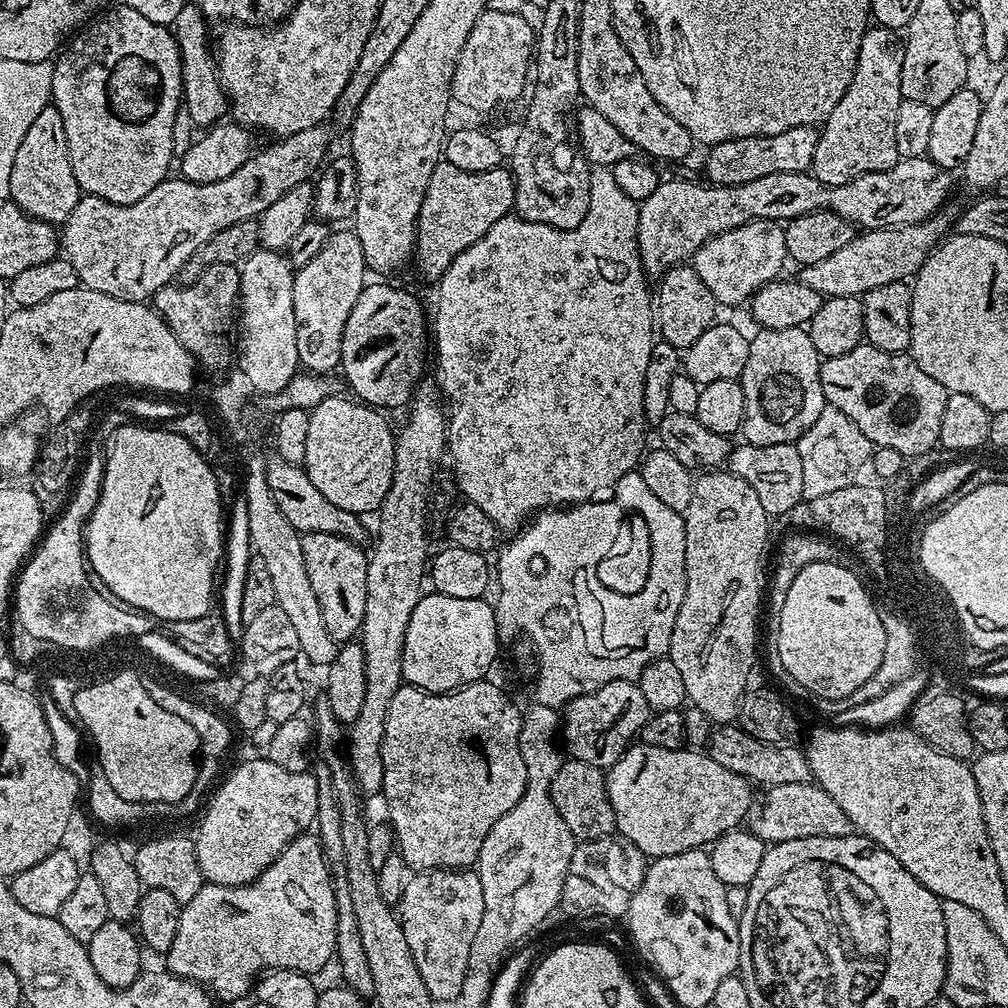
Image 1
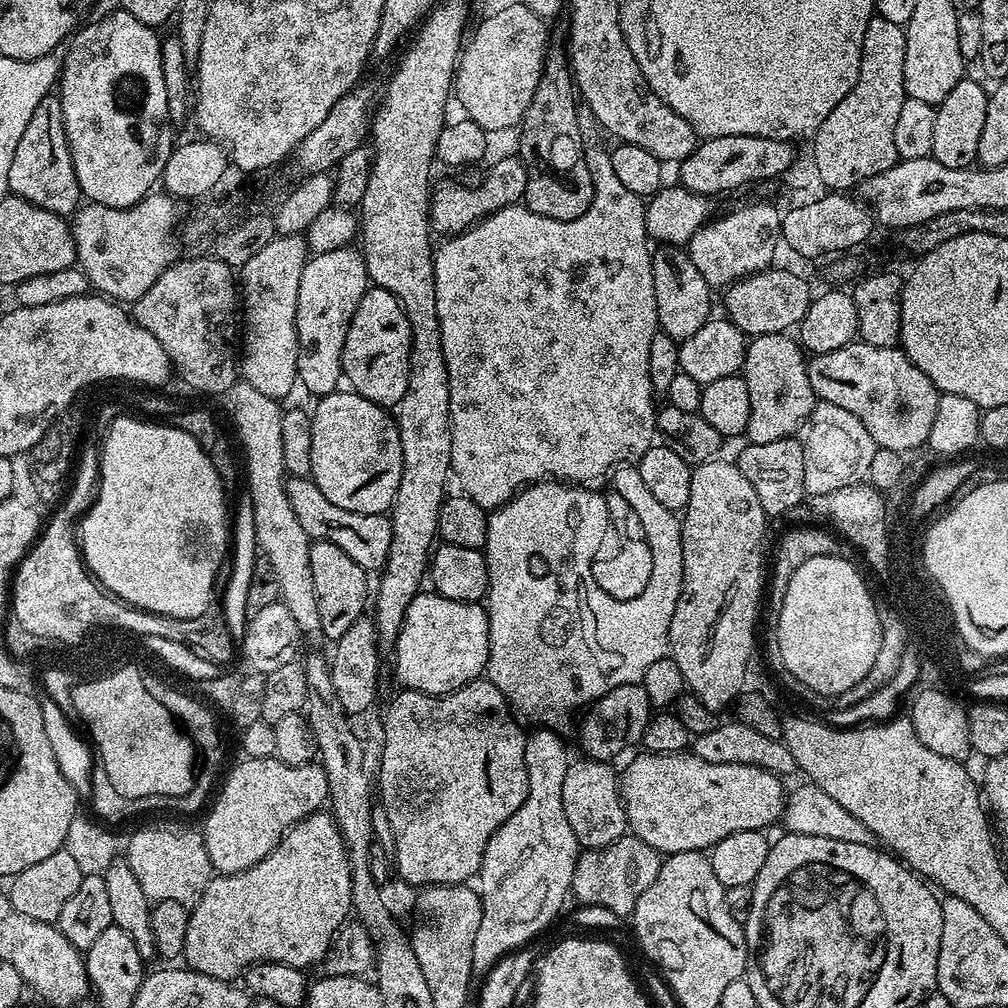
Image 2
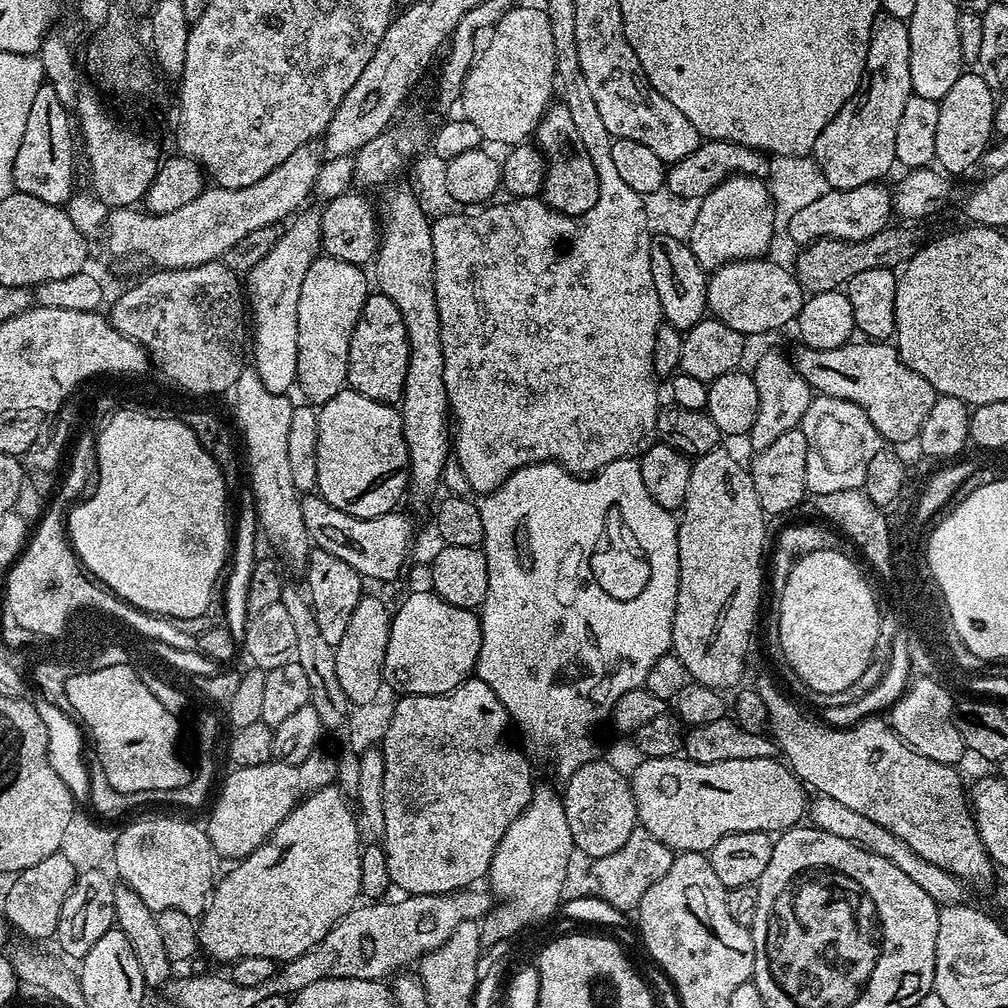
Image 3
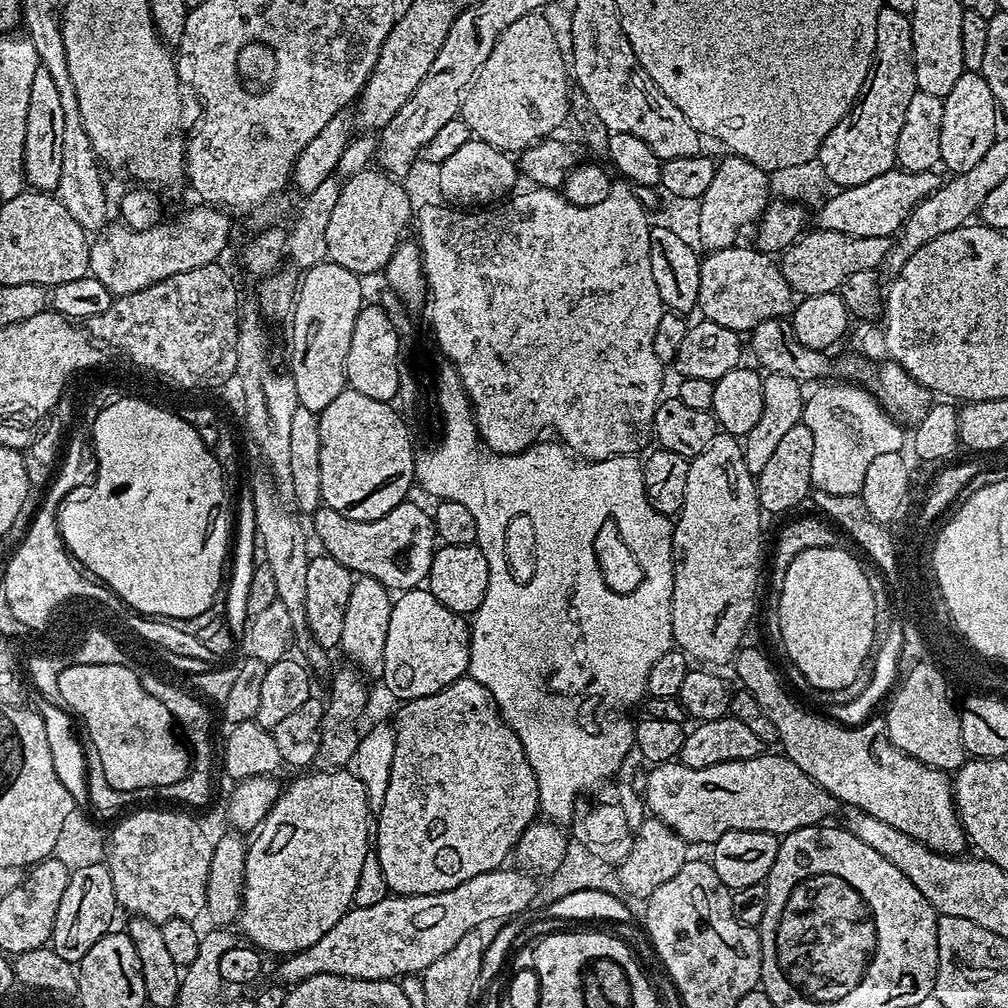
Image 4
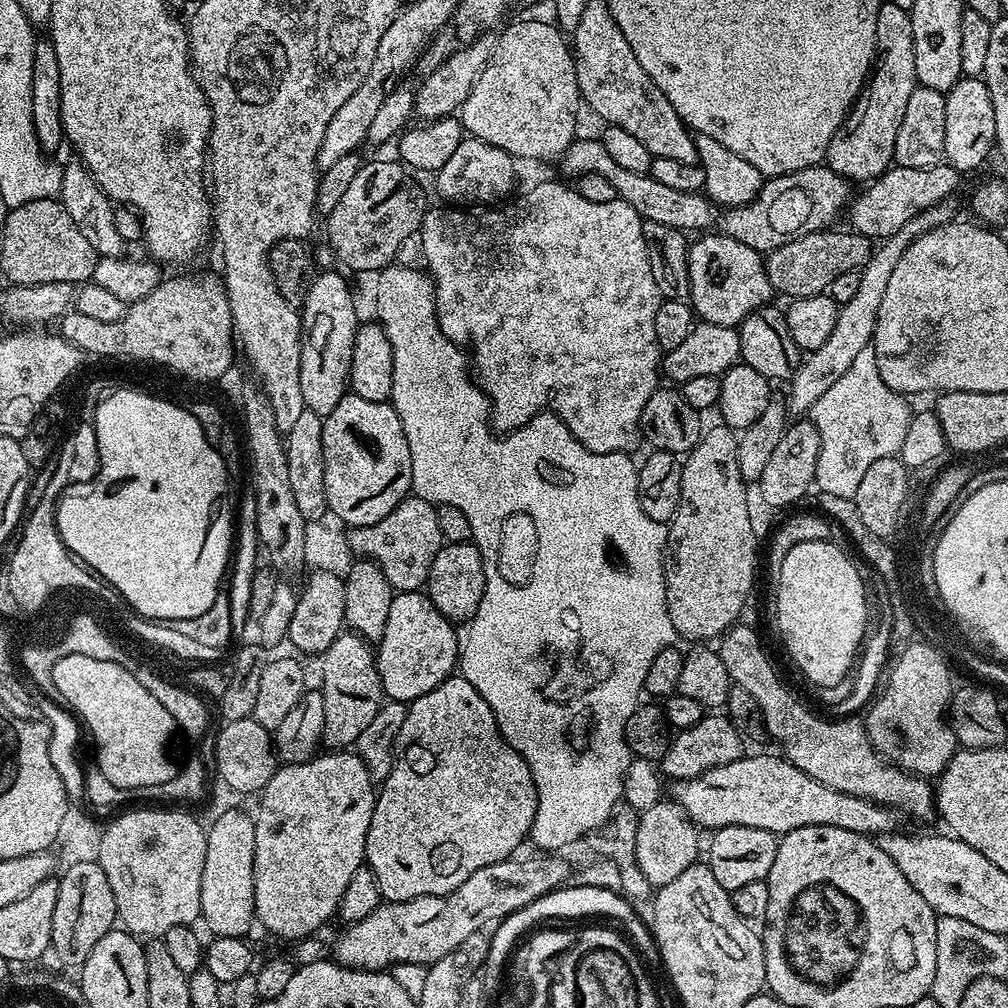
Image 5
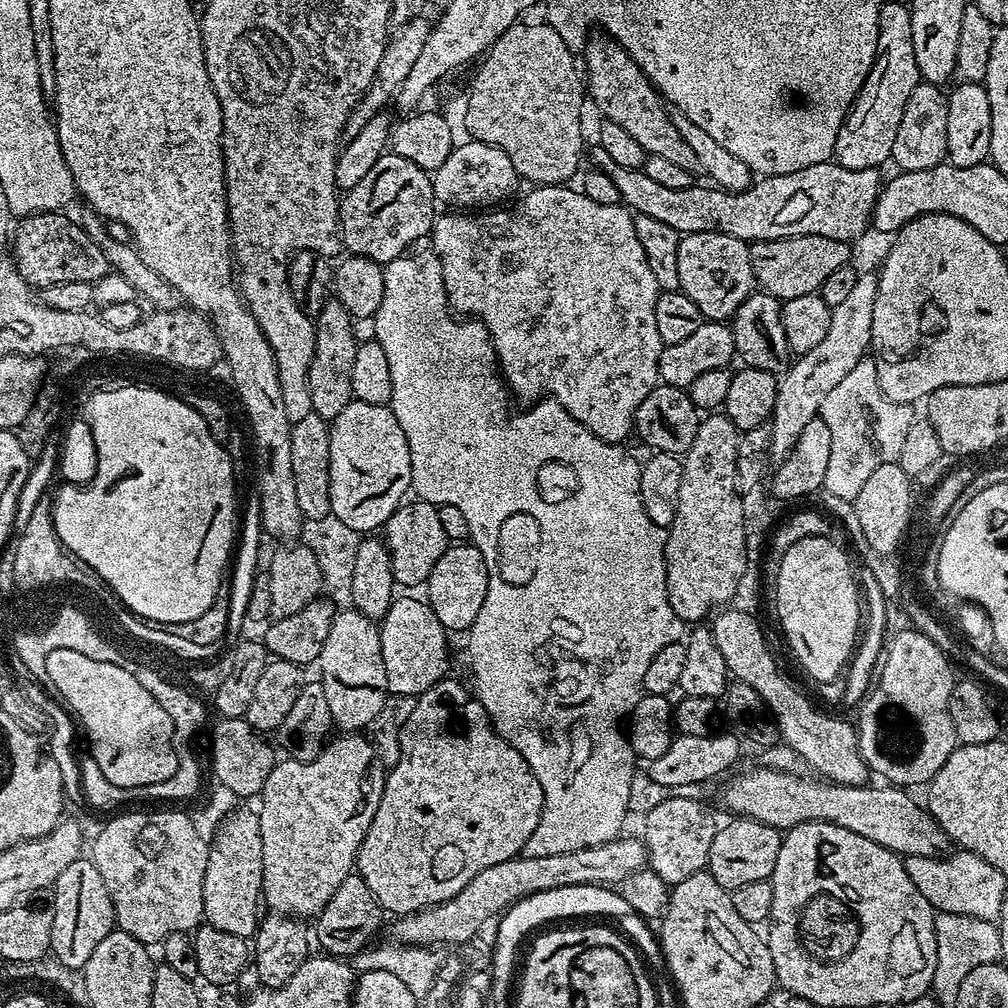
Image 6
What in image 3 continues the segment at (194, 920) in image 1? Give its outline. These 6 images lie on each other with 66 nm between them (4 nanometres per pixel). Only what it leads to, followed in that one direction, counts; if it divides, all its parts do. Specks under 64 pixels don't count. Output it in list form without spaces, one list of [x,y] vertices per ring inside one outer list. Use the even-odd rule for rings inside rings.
[[[329,786],[317,792],[311,792],[304,800],[293,806],[285,820],[268,835],[266,843],[258,846],[258,850],[254,850],[250,855],[244,857],[243,860],[233,863],[229,867],[232,869],[225,876],[223,873],[217,879],[212,890],[212,898],[208,901],[208,909],[204,911],[203,916],[199,917],[198,920],[202,952],[205,952],[208,956],[213,956],[216,960],[228,960],[227,962],[241,960],[243,956],[257,956],[258,958],[270,958],[277,962],[287,962],[298,958],[302,954],[306,954],[306,950],[318,946],[318,942],[322,942],[326,938],[326,934],[330,934],[332,927],[343,916],[350,914],[350,910],[357,907],[358,901],[361,899],[360,853],[362,851],[362,843],[360,844],[360,840],[362,841],[360,822],[357,813],[354,811],[353,801],[349,799],[343,788]]]

